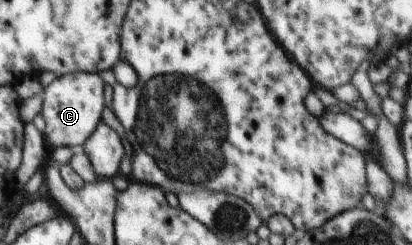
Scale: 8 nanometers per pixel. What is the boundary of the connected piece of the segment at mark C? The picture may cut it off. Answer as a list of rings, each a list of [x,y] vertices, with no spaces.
[[[70,73],[58,76],[48,87],[44,87],[40,113],[46,123],[43,134],[49,150],[62,147],[79,149],[84,145],[101,121],[105,108],[104,86],[98,73]]]

